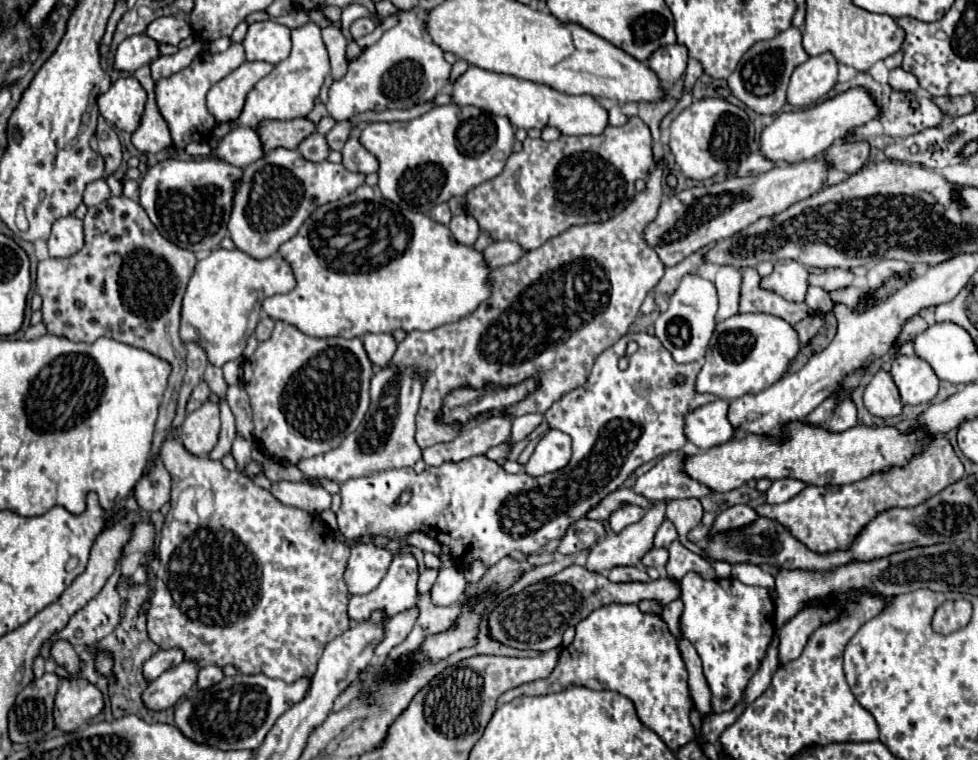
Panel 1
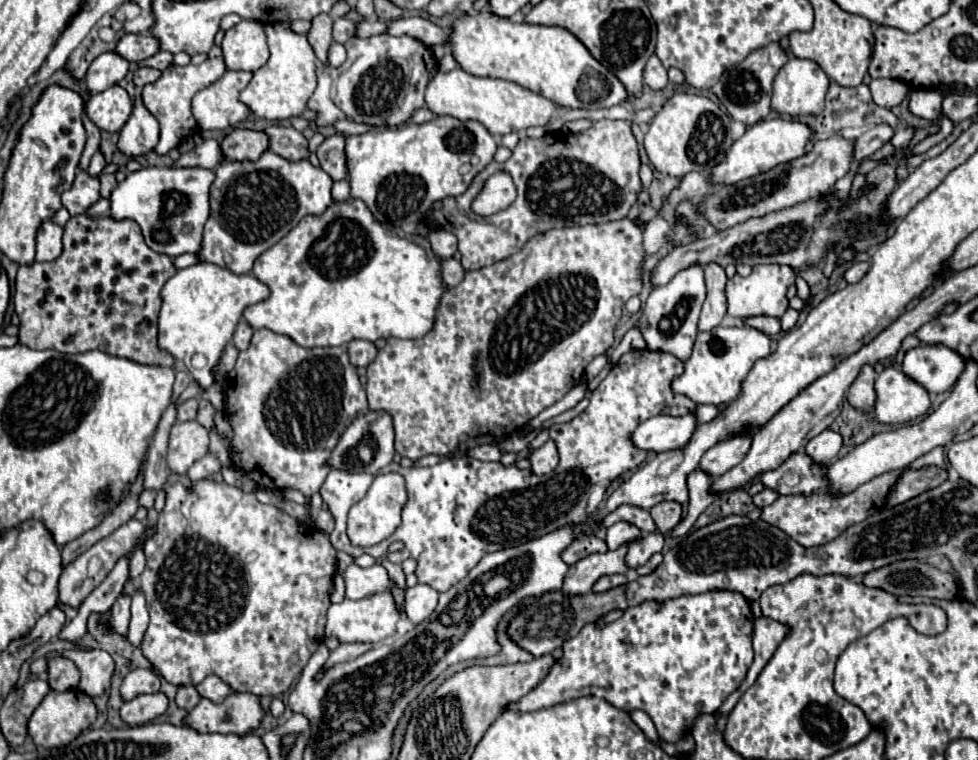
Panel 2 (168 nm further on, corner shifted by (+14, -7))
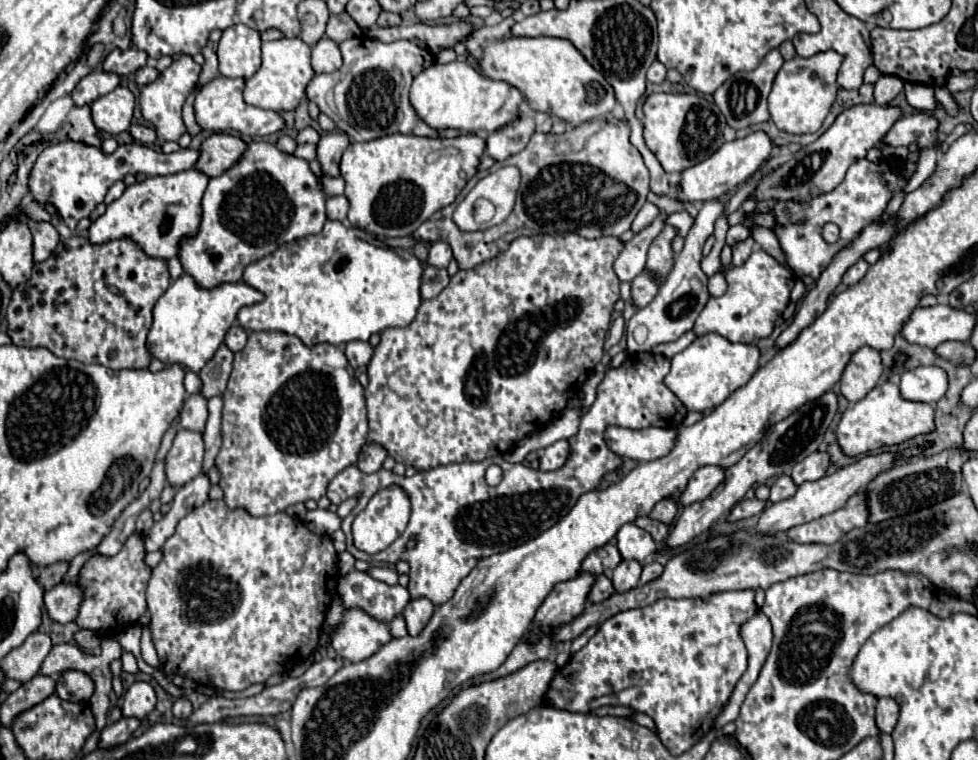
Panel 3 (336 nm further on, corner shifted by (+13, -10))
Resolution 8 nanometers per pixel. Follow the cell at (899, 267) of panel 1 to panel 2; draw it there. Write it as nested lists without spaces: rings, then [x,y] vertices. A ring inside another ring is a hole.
[[[854,262],[854,264],[844,272],[846,282],[848,282],[848,284],[858,282],[858,280],[868,272],[868,268],[870,268],[870,264],[868,264],[868,262]]]

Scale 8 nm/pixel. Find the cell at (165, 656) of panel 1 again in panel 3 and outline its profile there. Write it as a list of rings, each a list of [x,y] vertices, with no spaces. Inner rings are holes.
[[[135,681],[123,697],[121,713],[123,717],[147,717],[153,711],[155,701],[155,689],[145,681]]]

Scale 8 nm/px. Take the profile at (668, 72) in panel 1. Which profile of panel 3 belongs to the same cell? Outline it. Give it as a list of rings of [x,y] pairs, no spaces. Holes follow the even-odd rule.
[[[655,61],[647,71],[647,81],[649,83],[663,83],[665,77],[667,77],[667,69],[659,61]]]

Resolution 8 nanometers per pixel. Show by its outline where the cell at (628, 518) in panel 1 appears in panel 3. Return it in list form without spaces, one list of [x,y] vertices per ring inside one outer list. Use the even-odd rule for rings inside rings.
[[[625,523],[619,529],[615,539],[617,539],[617,549],[623,559],[645,561],[657,549],[657,543],[651,539],[651,535],[633,523]]]

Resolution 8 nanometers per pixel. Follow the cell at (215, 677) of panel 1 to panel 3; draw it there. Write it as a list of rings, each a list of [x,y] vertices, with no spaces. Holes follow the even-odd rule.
[[[179,697],[175,703],[173,703],[173,715],[177,719],[187,719],[189,715],[193,713],[193,707],[191,707],[191,701],[187,697]]]

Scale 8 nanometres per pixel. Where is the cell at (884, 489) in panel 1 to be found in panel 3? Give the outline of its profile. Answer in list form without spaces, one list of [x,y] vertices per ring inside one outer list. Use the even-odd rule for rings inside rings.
[[[857,493],[847,501],[847,505],[843,509],[837,509],[835,513],[823,515],[815,521],[791,527],[785,531],[785,535],[795,543],[831,545],[831,543],[839,541],[851,529],[863,527],[867,523],[867,517],[869,517],[867,495]]]

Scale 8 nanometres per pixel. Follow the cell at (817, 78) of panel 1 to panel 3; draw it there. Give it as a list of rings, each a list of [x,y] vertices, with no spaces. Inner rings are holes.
[[[827,51],[823,55],[813,55],[811,59],[793,57],[783,63],[779,69],[773,89],[769,93],[769,113],[775,125],[787,133],[815,133],[823,125],[823,119],[827,117],[835,95],[837,95],[837,83],[835,75],[839,69],[839,55],[835,51]]]

